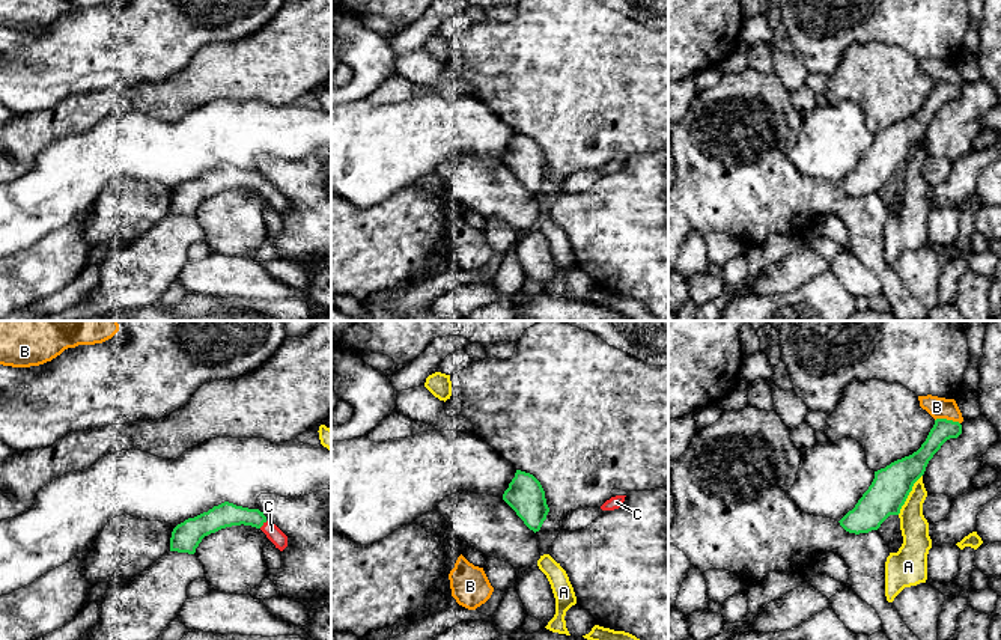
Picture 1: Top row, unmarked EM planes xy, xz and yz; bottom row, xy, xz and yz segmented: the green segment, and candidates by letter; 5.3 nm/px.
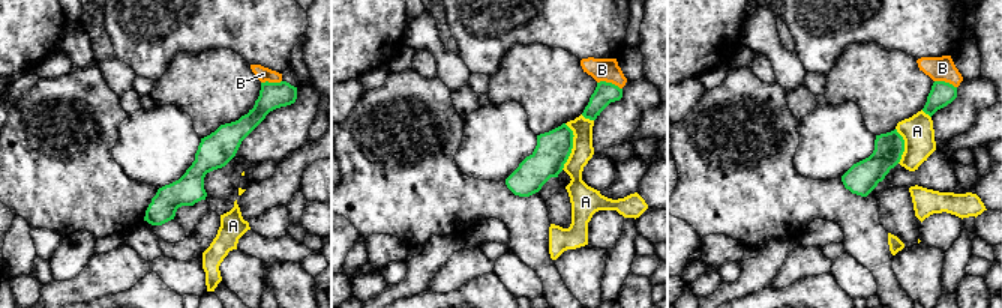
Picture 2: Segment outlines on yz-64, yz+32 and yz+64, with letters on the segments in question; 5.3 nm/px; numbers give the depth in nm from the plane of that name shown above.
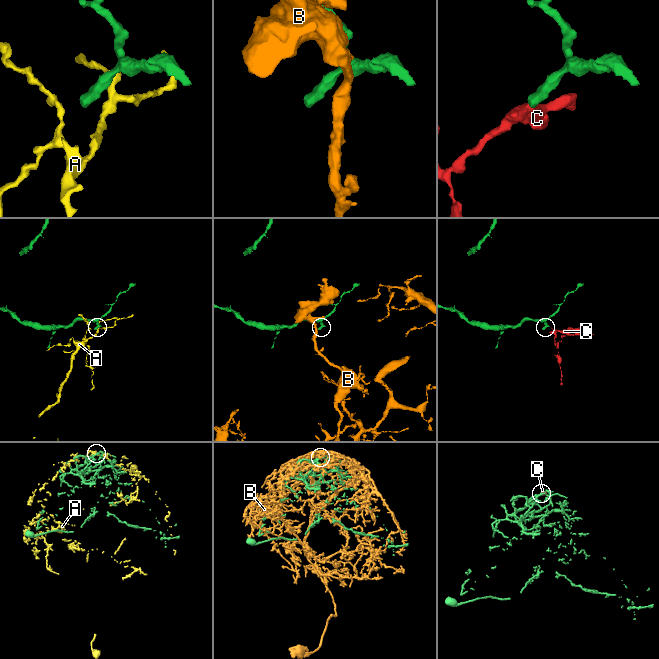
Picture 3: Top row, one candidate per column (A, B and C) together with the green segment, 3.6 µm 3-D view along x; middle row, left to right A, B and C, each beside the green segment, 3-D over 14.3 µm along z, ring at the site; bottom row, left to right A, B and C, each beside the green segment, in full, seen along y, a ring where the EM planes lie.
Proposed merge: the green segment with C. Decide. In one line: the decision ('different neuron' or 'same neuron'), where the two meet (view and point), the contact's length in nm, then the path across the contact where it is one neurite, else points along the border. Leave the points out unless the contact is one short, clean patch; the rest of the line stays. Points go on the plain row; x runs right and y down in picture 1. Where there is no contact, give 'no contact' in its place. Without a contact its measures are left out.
same neuron; meets green in xy at (262, 187); contact 60 nm long; runs through xy (226, 176), (253, 179), (262, 187), (271, 193)

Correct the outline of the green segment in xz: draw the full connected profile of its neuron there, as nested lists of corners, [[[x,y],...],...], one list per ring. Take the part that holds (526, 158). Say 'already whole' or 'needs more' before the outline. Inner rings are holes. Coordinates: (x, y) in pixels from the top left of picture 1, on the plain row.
already whole; [[[516,133],[503,157],[503,163],[516,175],[534,196],[540,193],[549,170],[540,145],[530,136]]]

